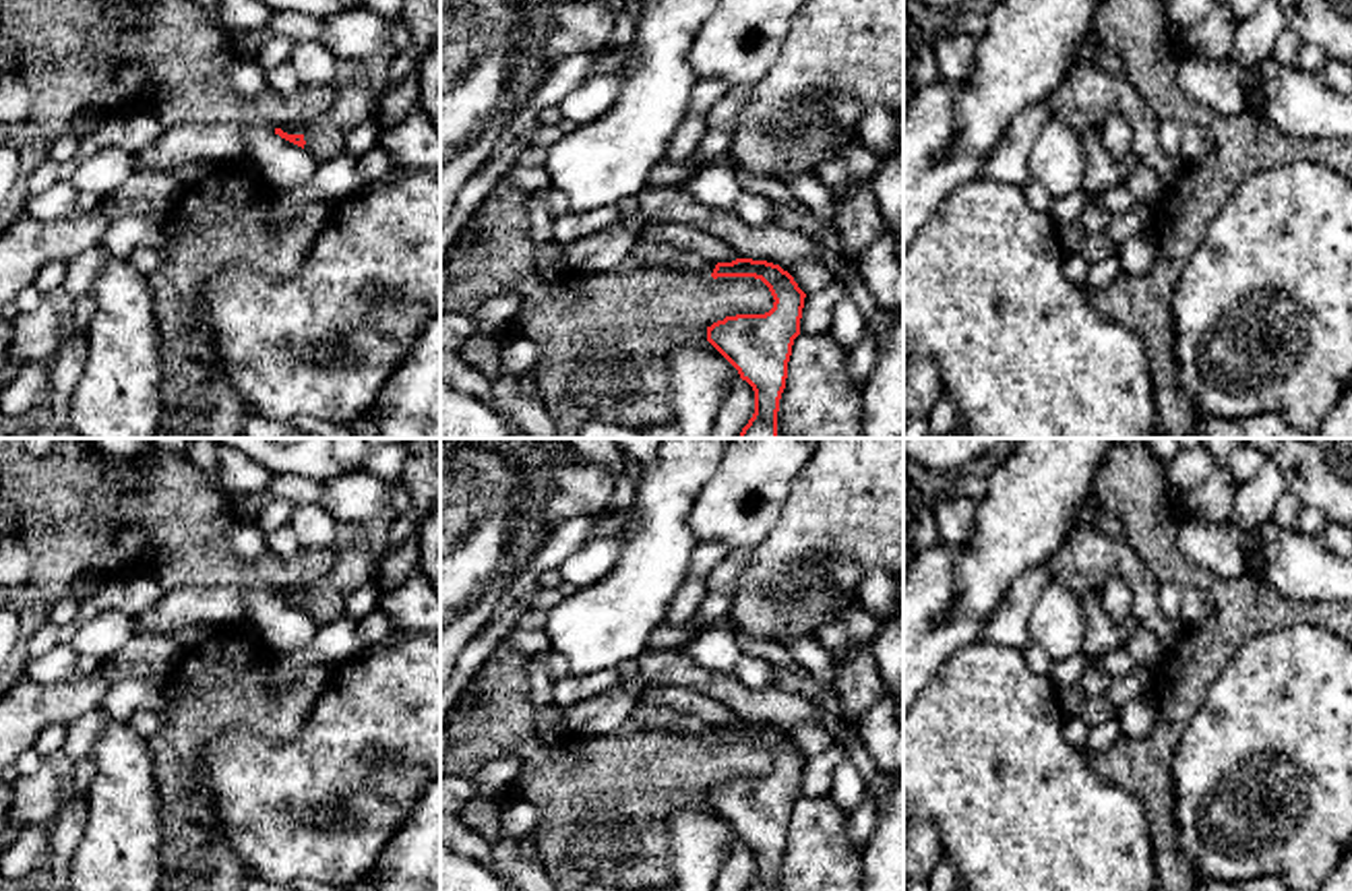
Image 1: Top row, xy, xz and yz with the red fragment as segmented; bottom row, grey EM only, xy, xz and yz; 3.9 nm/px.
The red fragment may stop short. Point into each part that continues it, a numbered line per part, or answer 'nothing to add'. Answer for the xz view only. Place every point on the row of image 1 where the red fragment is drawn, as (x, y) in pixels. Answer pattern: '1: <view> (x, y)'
1: xz (646, 251)

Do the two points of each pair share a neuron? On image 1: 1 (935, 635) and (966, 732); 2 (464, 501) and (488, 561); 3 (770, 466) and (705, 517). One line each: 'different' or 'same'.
1: different
2: same
3: same

